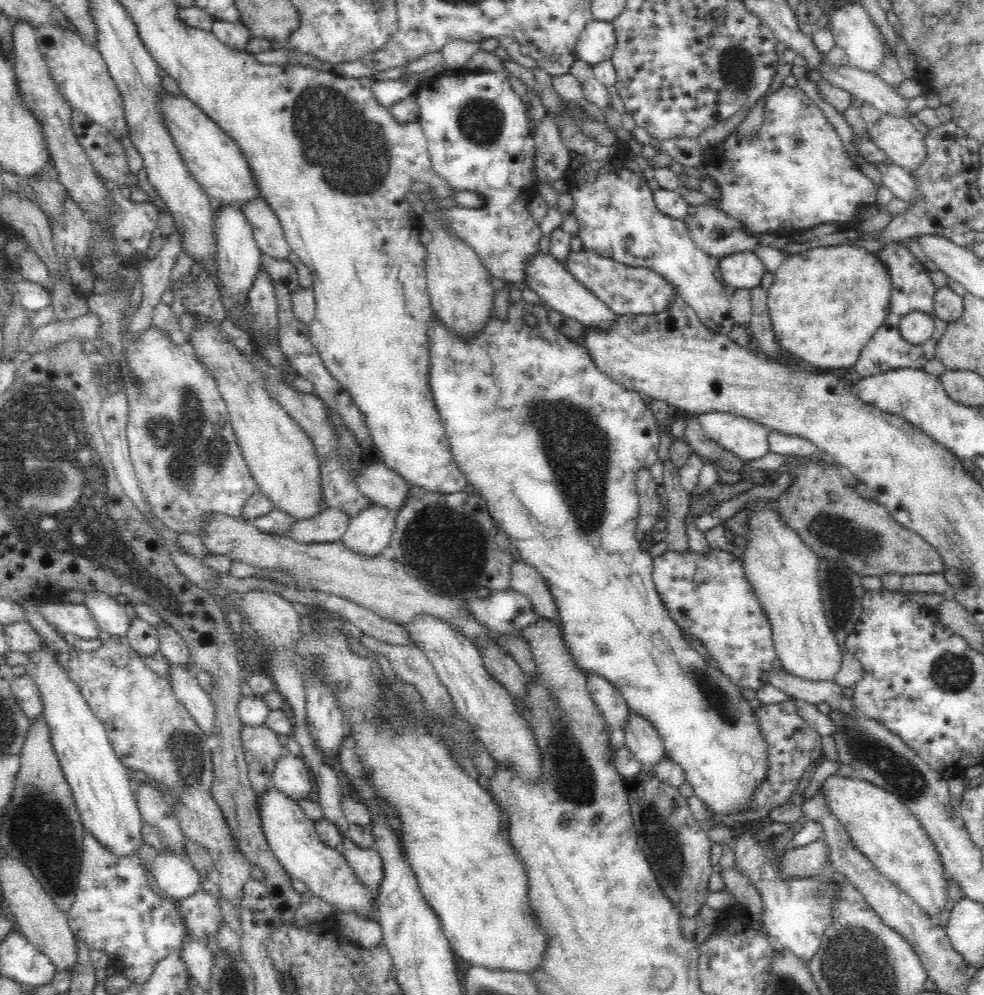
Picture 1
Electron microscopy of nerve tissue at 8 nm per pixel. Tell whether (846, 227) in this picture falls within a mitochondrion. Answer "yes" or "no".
no

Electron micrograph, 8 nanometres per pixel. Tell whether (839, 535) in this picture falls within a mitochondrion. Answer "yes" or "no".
yes

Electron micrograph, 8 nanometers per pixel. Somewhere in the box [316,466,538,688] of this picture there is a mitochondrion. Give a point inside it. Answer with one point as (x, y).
(427, 548)

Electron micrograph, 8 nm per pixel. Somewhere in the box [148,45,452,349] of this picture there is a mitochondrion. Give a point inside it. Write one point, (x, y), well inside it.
(336, 134)

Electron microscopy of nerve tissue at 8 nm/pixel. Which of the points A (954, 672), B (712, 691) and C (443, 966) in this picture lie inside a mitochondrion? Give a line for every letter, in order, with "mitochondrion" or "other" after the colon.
A: mitochondrion
B: mitochondrion
C: other

